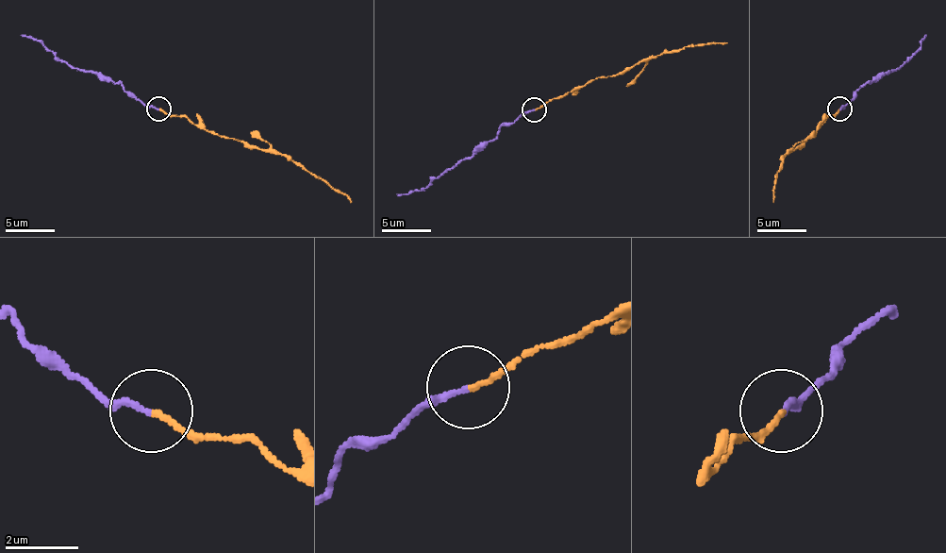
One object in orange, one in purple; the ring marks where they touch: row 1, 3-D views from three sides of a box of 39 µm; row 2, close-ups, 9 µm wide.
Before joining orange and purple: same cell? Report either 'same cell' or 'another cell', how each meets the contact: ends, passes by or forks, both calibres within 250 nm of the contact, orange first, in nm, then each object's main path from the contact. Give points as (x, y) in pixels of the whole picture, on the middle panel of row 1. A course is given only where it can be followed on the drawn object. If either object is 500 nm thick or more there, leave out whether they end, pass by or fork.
another cell | orange ends | purple ends | 140/160 nm | orange via (535, 108), (599, 76), (611, 76), (689, 44), (726, 42) | purple via (535, 108), (524, 111), (512, 124), (506, 124), (498, 136), (424, 187), (397, 194)

